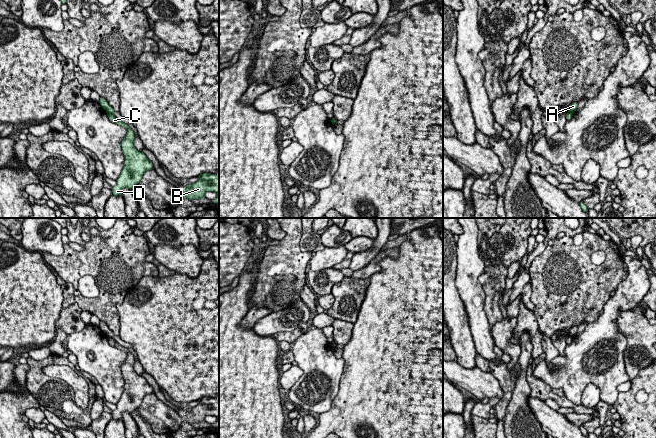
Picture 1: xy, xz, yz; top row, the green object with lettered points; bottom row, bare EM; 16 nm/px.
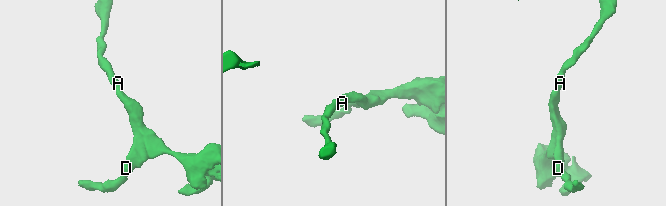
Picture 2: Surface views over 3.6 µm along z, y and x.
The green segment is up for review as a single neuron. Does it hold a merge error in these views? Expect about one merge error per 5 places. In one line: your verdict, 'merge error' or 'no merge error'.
merge error

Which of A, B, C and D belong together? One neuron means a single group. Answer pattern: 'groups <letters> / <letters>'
groups A / B C D

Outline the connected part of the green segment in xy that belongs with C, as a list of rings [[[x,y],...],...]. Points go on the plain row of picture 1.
[[[107,337],[109,344],[127,353],[127,359],[123,362],[121,372],[125,381],[124,392],[121,395],[117,408],[113,410],[114,420],[122,419],[122,413],[128,411],[130,414],[137,409],[147,394],[154,393],[152,386],[147,380],[138,375],[134,370],[135,359],[128,348],[118,344],[114,338]]]

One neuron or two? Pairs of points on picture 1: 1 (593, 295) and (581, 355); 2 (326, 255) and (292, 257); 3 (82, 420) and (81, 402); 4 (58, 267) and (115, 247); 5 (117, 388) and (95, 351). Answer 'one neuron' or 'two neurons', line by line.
1: two neurons
2: two neurons
3: two neurons
4: one neuron
5: one neuron

